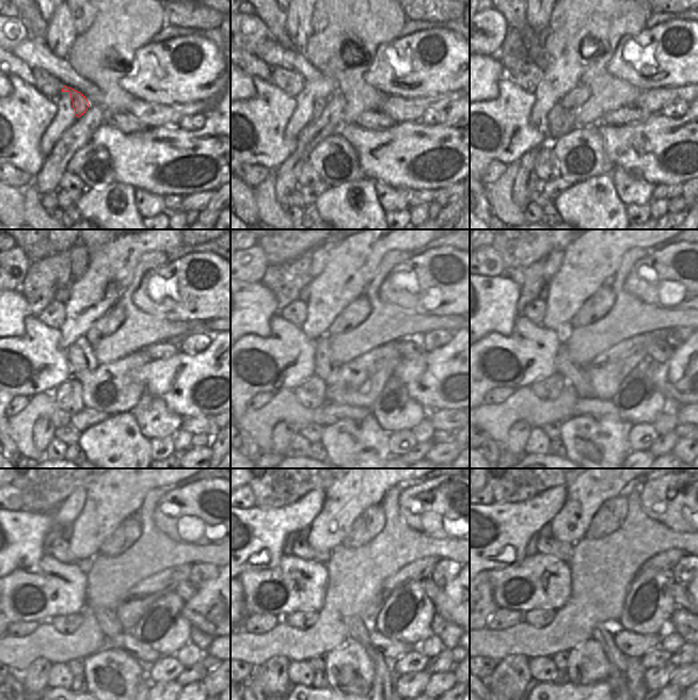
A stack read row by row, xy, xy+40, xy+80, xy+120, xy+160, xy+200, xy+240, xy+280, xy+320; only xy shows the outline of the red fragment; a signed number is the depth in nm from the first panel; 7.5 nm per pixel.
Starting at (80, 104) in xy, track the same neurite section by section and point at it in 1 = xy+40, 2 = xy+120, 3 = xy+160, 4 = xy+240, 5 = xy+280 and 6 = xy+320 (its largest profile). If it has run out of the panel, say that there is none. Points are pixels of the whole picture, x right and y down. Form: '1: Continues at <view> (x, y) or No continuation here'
1: Continues at xy+40 (319, 105)
2: Continues at xy+120 (81, 358)
3: Continues at xy+160 (326, 367)
4: Continues at xy+240 (109, 620)
5: Continues at xy+280 (358, 630)
6: Continues at xy+320 (603, 633).

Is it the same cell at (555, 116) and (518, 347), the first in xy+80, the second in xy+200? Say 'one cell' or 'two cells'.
two cells

